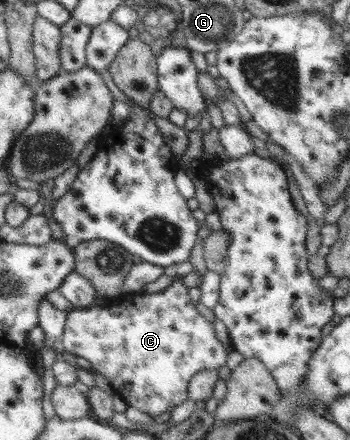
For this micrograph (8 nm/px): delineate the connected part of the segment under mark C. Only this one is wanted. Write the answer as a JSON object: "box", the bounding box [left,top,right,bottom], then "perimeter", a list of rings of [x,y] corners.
{"box":[61,276,228,417],"perimeter":[[[182,276],[173,277],[173,283],[157,293],[122,294],[109,306],[97,305],[67,314],[61,338],[65,350],[91,362],[91,369],[109,380],[115,394],[128,406],[138,408],[151,417],[172,411],[187,399],[187,386],[197,372],[226,365],[228,351],[215,335],[214,323],[203,317],[189,296],[189,289],[182,283]]]}

